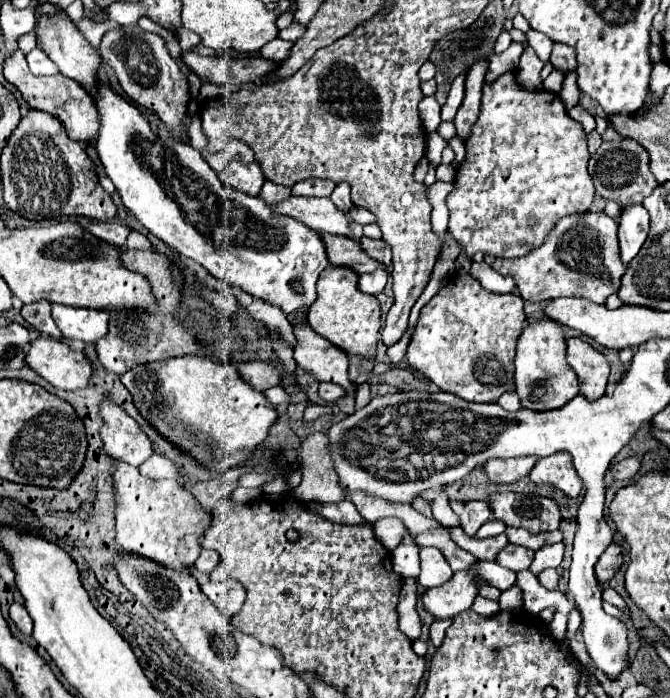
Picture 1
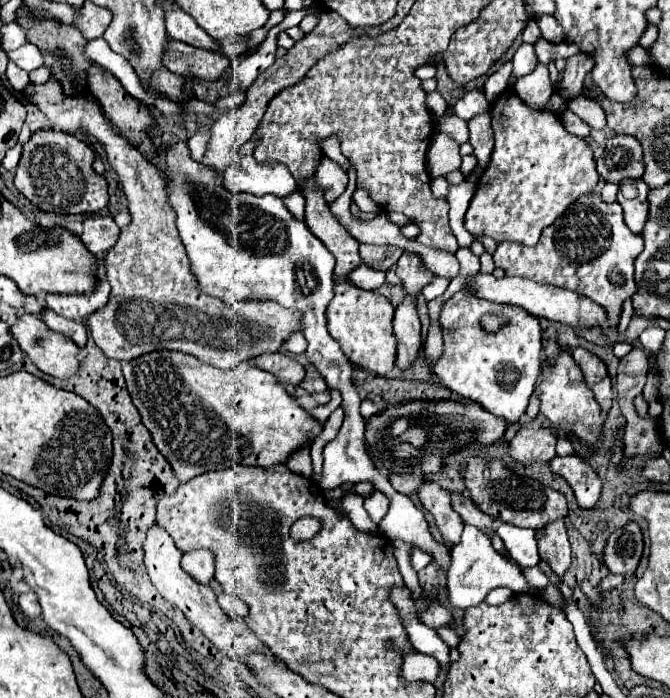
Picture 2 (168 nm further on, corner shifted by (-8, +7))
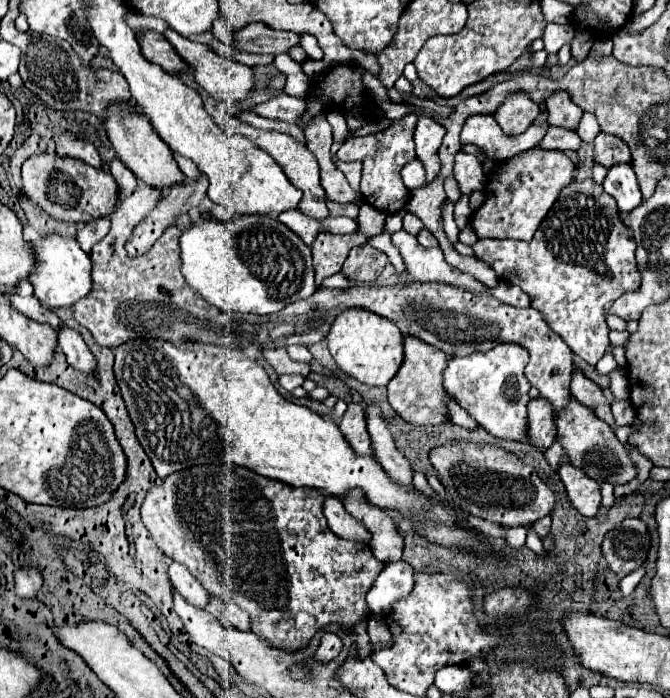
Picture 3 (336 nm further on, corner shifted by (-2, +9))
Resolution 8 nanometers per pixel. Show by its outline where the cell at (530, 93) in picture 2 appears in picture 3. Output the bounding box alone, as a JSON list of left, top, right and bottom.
[494,92,540,136]

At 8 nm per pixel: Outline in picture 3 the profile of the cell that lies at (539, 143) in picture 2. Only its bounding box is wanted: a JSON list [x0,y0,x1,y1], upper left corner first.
[470,144,576,240]

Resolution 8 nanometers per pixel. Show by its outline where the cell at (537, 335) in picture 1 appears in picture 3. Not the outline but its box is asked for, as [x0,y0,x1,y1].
[554,394,636,484]

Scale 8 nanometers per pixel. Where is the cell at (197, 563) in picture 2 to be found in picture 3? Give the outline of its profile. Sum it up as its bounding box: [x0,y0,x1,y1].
[168,562,208,608]

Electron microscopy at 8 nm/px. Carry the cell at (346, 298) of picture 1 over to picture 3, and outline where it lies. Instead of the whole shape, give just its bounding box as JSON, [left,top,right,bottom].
[326,308,402,386]

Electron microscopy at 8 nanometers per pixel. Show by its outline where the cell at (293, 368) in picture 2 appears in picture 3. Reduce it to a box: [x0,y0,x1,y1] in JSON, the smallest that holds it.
[262,348,310,376]

